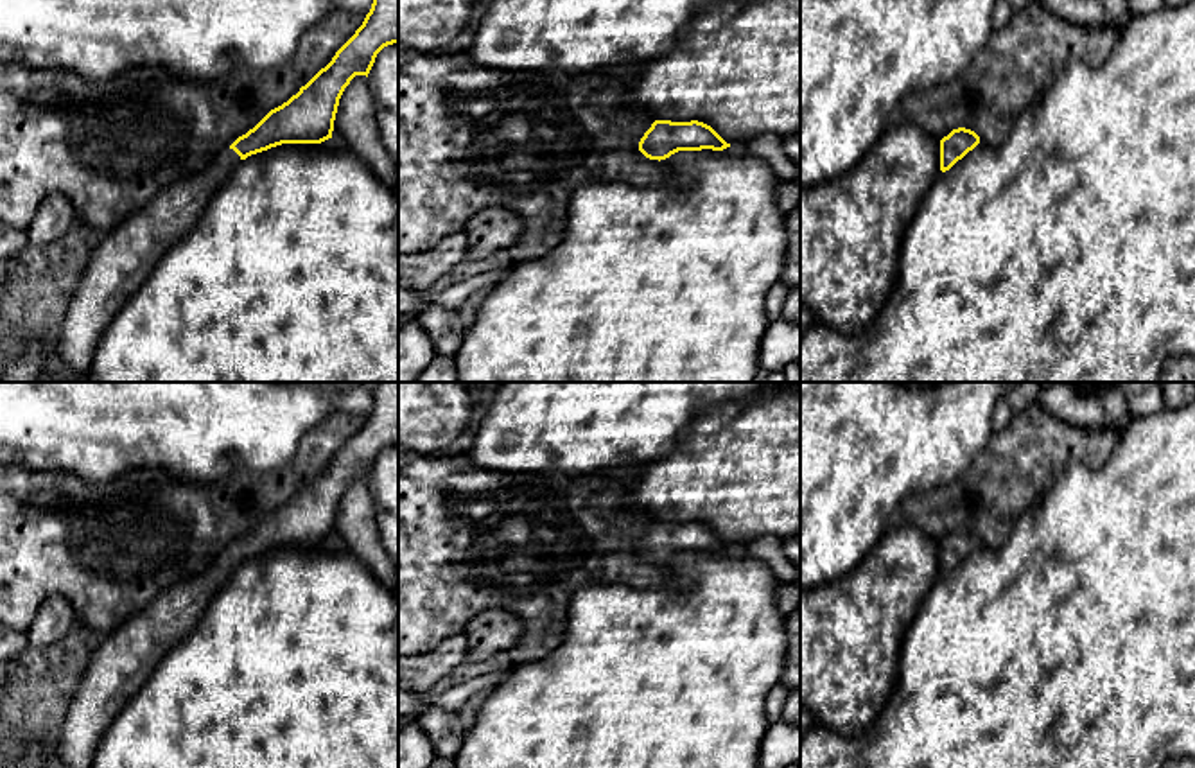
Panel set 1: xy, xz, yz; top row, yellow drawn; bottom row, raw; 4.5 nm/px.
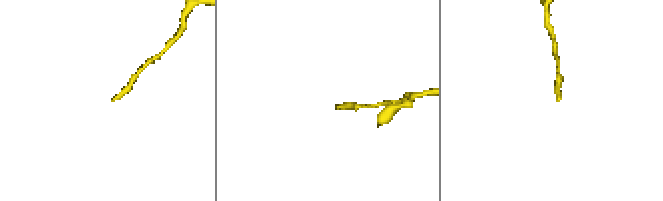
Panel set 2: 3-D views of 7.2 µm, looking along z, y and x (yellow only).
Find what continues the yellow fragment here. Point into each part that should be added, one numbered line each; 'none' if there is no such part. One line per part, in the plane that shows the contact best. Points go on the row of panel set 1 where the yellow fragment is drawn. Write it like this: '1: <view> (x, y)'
1: xy (126, 255)

